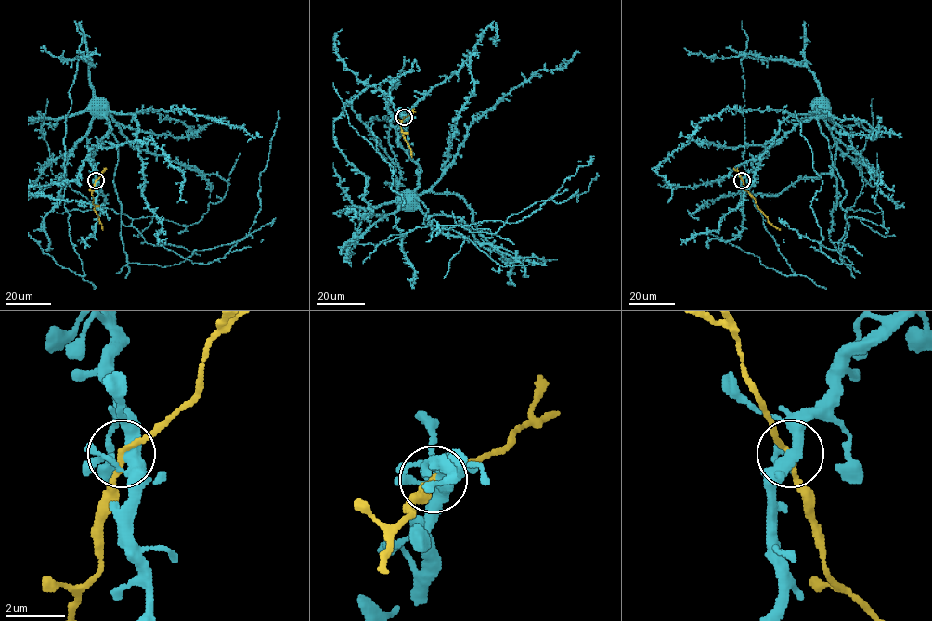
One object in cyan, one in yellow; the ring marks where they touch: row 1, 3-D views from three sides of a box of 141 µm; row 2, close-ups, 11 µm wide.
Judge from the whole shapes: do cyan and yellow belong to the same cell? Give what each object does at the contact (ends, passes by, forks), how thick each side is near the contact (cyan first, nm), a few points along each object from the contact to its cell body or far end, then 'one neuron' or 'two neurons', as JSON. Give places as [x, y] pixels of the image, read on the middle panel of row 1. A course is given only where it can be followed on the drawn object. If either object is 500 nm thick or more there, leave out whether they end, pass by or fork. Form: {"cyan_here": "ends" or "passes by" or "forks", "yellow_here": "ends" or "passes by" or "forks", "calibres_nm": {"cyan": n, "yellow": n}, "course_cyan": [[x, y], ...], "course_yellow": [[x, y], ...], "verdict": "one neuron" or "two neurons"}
{"cyan_here": "forks", "yellow_here": "passes by", "calibres_nm": {"cyan": 360, "yellow": 160}, "course_cyan": [[404, 118], [397, 141], [418, 165], [420, 175], [418, 187], [412, 193], [403, 193]], "course_yellow": [[404, 118], [400, 123], [401, 131], [412, 157]], "verdict": "one neuron"}

